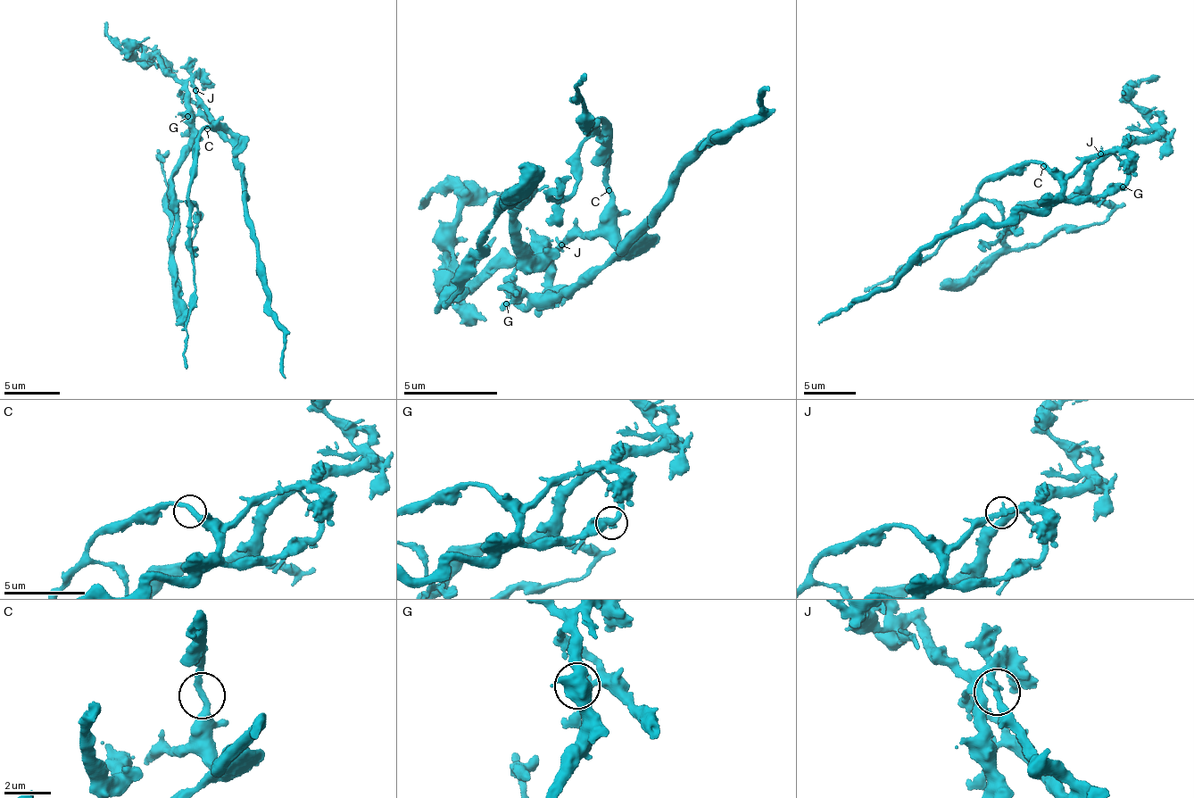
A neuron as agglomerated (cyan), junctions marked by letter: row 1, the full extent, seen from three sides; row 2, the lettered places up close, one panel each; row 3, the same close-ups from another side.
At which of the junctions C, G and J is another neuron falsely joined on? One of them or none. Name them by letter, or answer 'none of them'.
none of them

